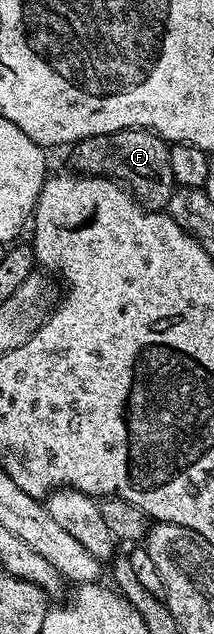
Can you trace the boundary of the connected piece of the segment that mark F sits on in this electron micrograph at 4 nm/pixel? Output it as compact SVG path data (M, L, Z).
M123 128L111 135L93 136L79 141L75 149L75 167L84 174L103 174L115 178L129 189L145 208L164 210L178 187L174 170L170 170L169 147L169 141L163 136L157 136L146 128Z

